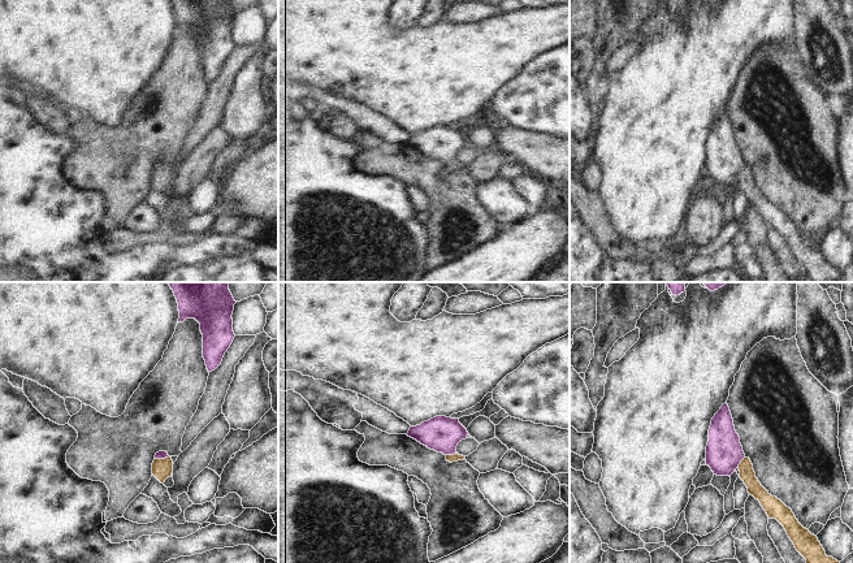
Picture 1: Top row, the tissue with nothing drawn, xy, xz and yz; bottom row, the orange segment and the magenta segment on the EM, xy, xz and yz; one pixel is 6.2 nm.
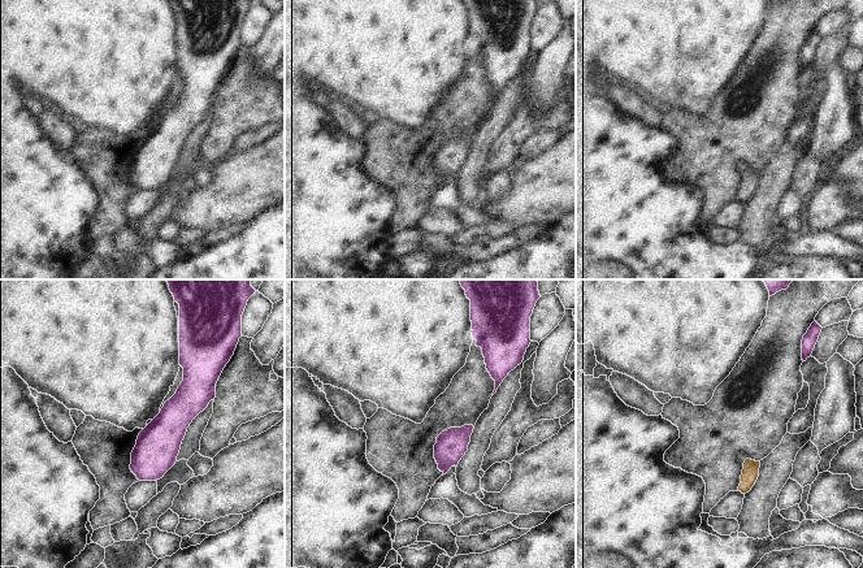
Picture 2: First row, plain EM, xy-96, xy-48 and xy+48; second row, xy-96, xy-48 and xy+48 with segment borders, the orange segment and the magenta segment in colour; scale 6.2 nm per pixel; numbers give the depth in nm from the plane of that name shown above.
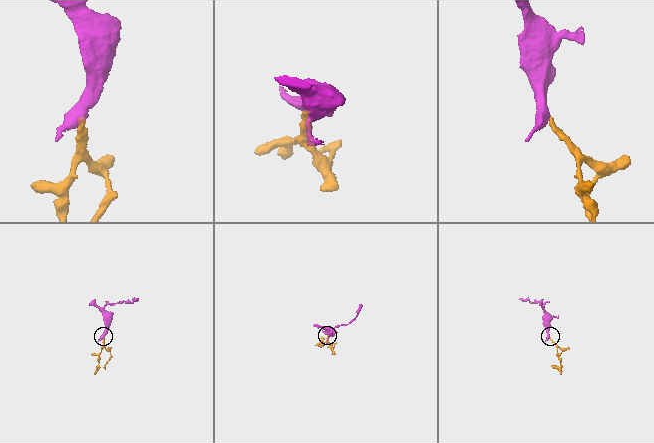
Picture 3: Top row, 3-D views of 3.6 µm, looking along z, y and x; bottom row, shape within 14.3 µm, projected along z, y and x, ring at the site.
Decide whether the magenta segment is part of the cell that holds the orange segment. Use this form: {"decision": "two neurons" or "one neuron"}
{"decision": "one neuron"}

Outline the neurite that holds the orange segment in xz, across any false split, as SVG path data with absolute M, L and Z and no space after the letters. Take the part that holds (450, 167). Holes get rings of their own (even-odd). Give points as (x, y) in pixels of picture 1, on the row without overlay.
M436 125L420 134L411 135L407 144L430 159L442 161L450 172L466 166L456 161L458 152L469 144L459 127Z

